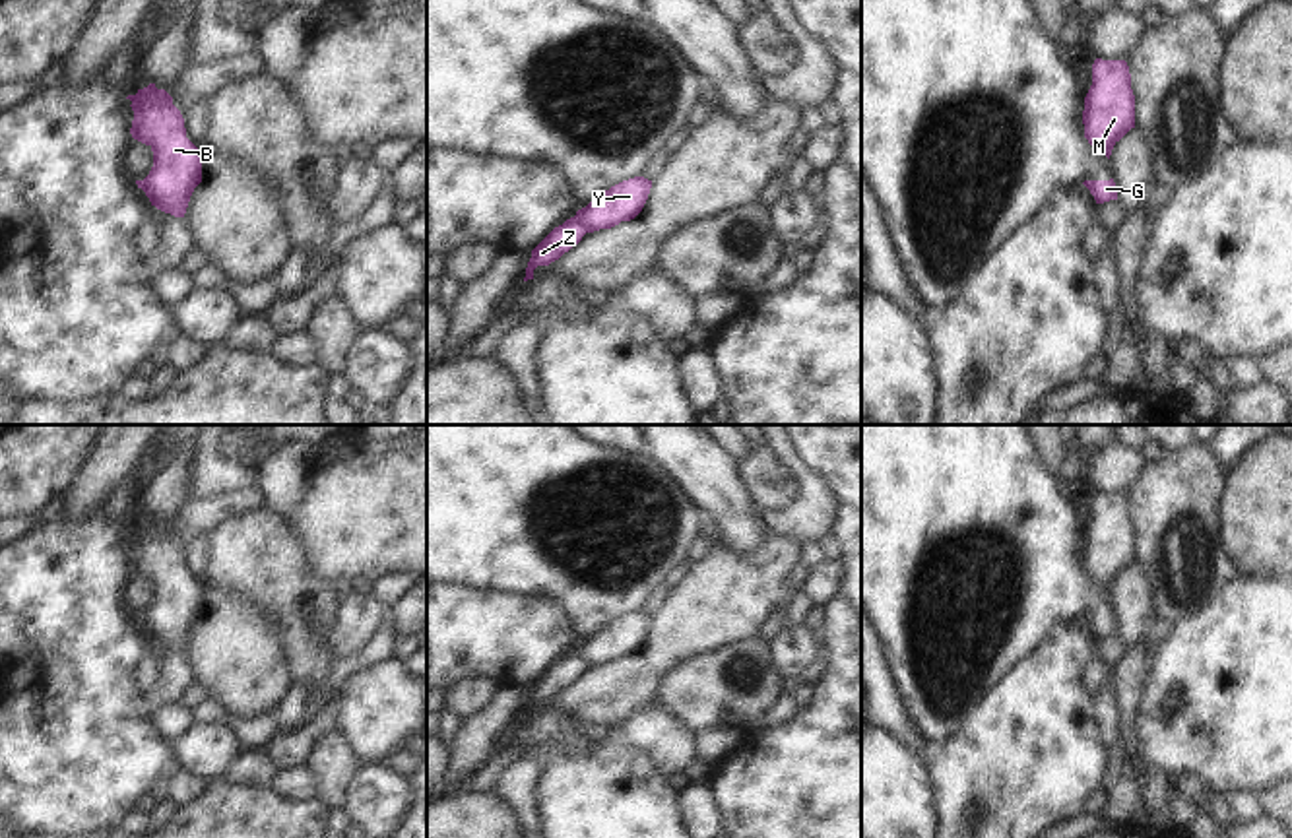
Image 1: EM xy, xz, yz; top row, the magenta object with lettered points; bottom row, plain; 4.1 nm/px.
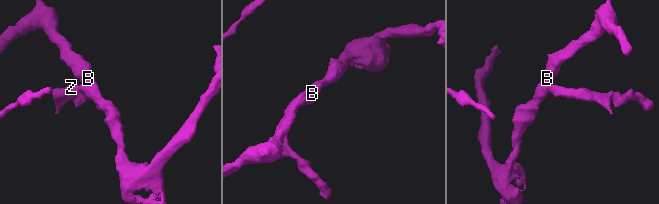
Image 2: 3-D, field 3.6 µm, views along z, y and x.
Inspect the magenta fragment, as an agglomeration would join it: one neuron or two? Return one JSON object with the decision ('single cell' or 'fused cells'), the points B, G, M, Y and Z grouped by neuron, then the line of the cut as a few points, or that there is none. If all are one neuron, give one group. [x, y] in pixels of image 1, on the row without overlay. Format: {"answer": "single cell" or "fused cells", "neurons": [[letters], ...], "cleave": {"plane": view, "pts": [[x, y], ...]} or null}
{"answer": "fused cells", "neurons": [["B", "M", "Y"], ["G", "Z"]], "cleave": {"plane": "xz", "pts": [[575, 650], [588, 666]]}}

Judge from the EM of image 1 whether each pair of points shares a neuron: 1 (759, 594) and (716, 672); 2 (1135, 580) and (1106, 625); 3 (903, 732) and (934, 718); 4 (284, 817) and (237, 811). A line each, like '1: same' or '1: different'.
1: different
2: different
3: different
4: same

